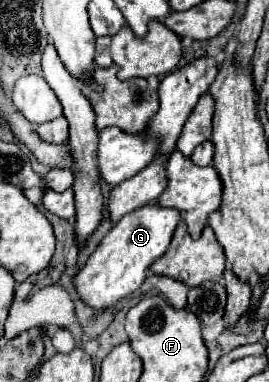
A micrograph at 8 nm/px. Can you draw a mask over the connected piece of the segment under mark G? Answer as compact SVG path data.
M158 203L144 205L128 215L124 215L110 233L100 241L96 251L90 255L84 269L74 277L78 295L96 309L106 309L126 295L142 287L148 267L164 255L180 221L180 211L162 207Z

